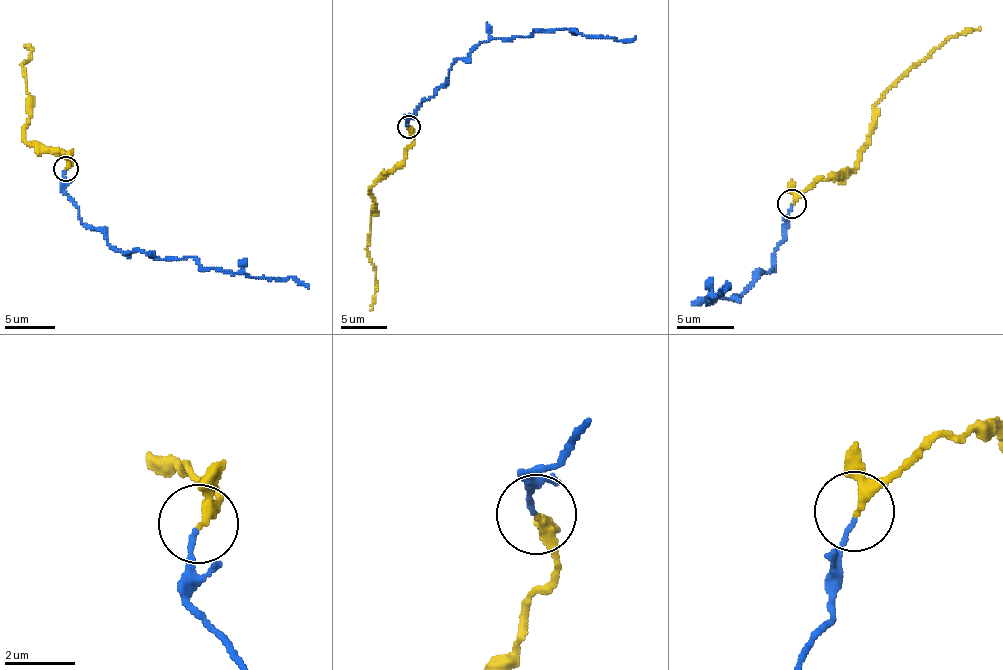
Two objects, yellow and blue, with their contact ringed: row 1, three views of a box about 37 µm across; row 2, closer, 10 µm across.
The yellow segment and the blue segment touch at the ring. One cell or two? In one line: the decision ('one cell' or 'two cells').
one cell

